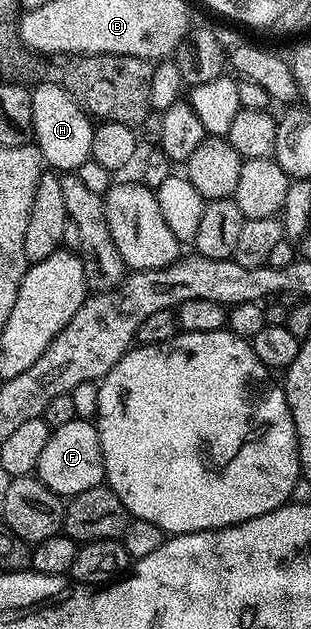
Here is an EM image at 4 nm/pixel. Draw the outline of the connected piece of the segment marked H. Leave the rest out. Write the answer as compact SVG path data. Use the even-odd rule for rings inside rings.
M42 82L31 91L32 139L41 151L42 161L54 173L73 174L79 166L83 166L83 162L91 159L91 138L95 124L66 88L57 82L49 83Z

